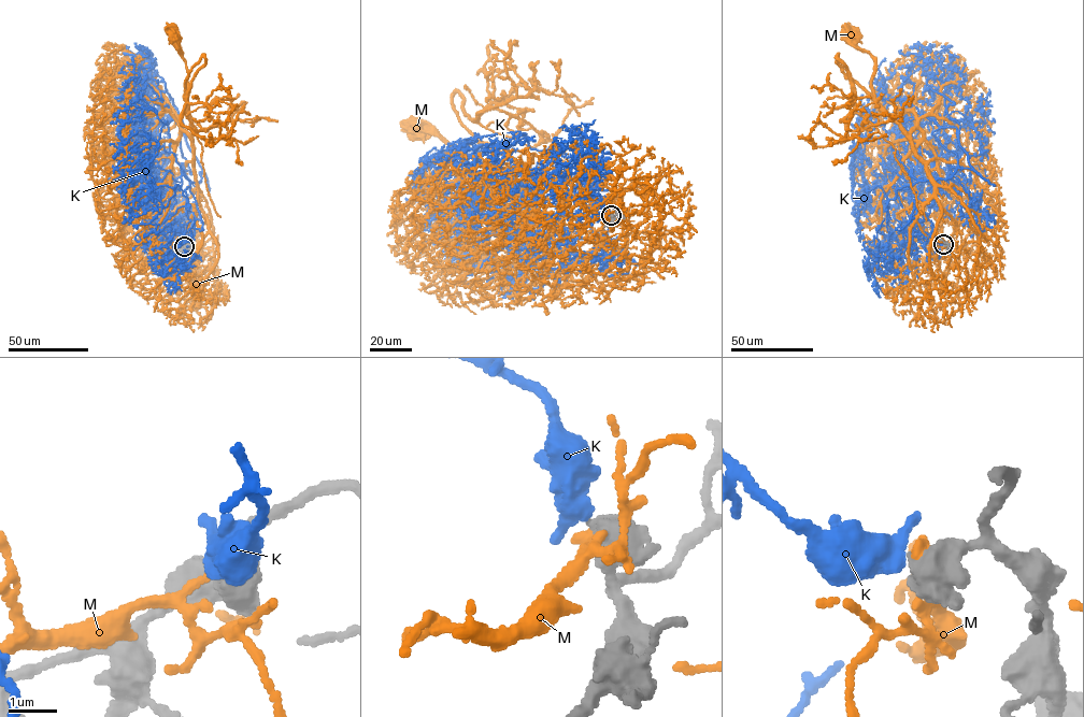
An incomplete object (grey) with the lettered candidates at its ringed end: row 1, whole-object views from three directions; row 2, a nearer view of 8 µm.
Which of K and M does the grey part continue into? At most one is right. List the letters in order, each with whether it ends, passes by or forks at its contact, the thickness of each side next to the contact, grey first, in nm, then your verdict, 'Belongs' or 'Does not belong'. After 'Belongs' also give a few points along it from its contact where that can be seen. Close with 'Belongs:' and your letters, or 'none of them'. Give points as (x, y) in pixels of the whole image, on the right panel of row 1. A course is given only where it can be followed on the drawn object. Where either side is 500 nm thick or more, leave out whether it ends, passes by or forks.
K: Thickness 480 nm (grey) against 600 nm. Belongs. Its course: (943, 245), (912, 227), (912, 186), (972, 169), (956, 128), (888, 120), (856, 158), (853, 139)
M: Thickness 550 nm (grey) against 280 nm. Does not belong
Belongs: K

